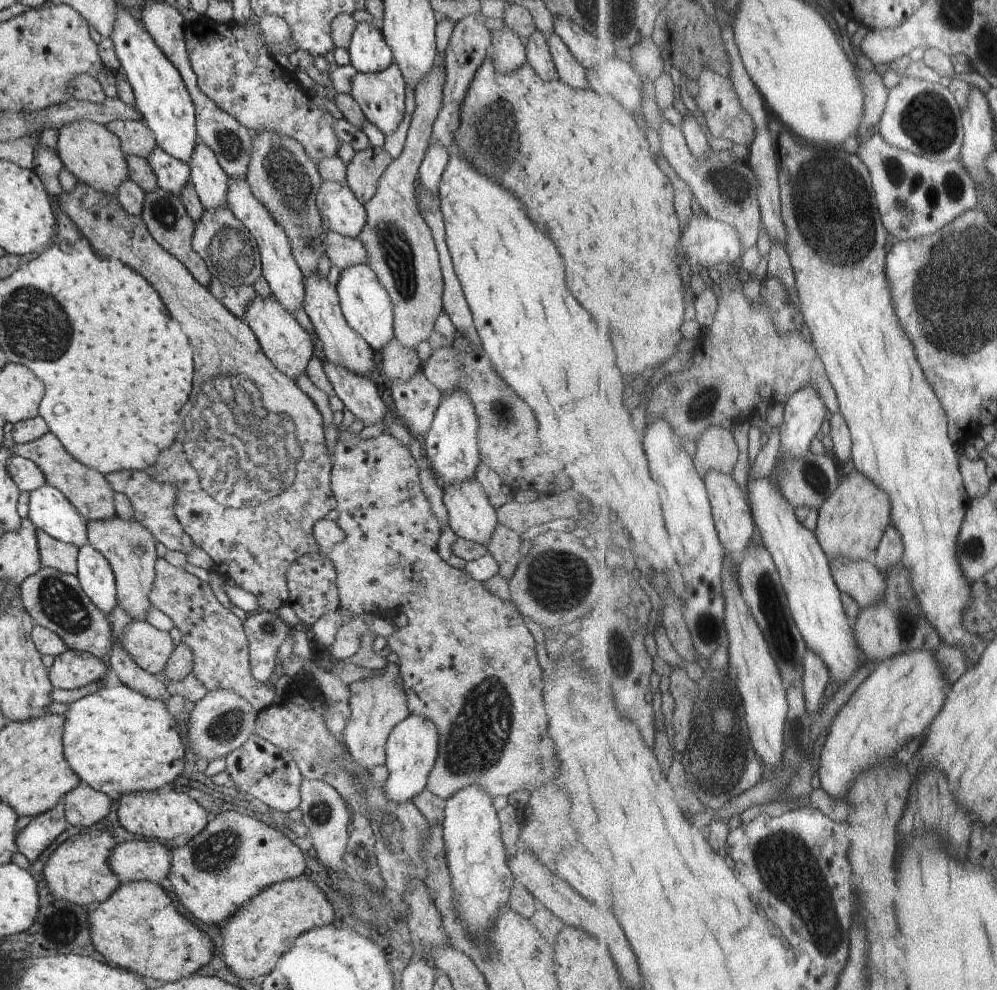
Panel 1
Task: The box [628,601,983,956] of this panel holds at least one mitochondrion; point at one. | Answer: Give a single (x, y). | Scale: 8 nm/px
(727, 729)

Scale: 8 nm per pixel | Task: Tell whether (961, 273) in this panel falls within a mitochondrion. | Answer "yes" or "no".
yes

